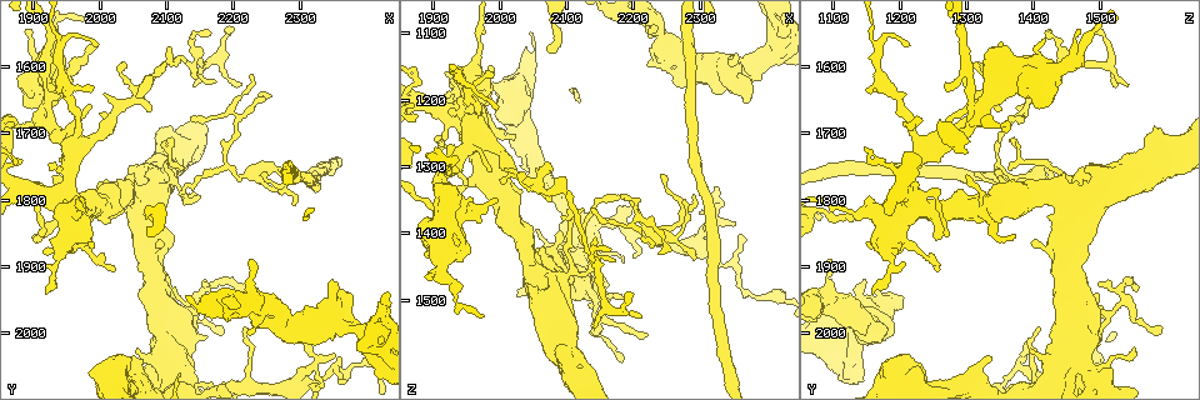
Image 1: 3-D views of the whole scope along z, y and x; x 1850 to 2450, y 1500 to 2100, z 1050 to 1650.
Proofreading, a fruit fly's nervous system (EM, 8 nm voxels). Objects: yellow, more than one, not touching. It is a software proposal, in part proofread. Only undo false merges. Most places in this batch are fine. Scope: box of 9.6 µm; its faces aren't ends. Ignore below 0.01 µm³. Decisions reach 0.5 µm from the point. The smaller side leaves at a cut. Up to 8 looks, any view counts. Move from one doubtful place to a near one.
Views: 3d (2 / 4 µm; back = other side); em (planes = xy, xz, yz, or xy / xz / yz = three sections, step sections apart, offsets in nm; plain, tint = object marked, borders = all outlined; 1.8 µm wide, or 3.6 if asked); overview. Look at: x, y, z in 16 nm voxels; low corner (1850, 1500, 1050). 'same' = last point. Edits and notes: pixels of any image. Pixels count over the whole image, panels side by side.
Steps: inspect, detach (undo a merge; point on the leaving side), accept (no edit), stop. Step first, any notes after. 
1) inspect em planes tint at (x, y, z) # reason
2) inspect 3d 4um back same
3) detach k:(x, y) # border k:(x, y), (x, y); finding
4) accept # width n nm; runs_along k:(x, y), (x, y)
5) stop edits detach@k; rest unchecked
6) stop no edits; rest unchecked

inspect em xz step 8 tint at (1935, 1895, 1185) # thick turns thin

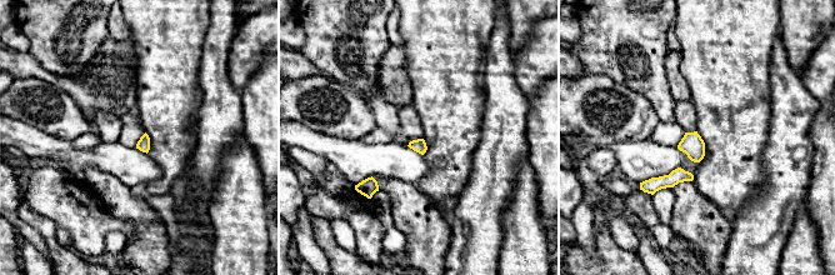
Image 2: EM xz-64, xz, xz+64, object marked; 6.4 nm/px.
inspect em yz step 4 tint same # another direction

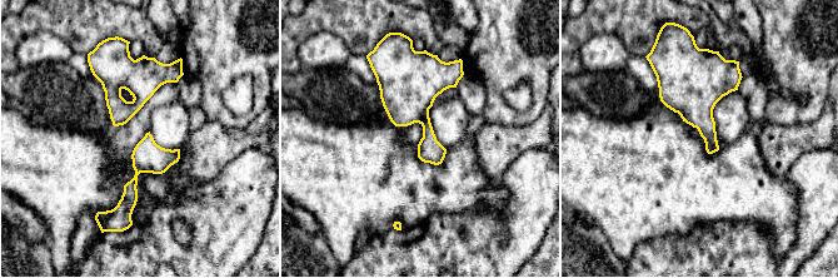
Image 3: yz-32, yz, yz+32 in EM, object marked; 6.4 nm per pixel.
accept # width 160 nm; one neuron here

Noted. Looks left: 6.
inspect 3d 2um at (2030, 2070, 1165)

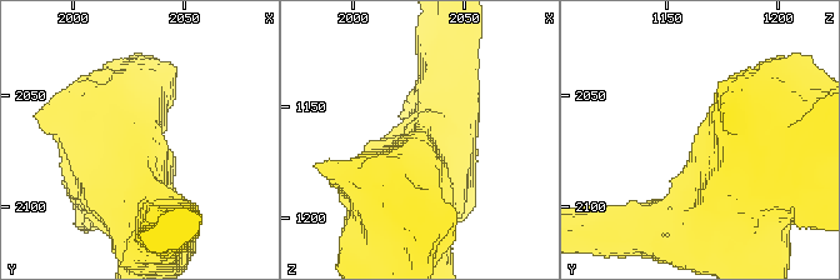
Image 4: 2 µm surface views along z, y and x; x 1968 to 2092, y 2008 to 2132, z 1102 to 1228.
inspect em planes tint at (2029, 2071, 1166)

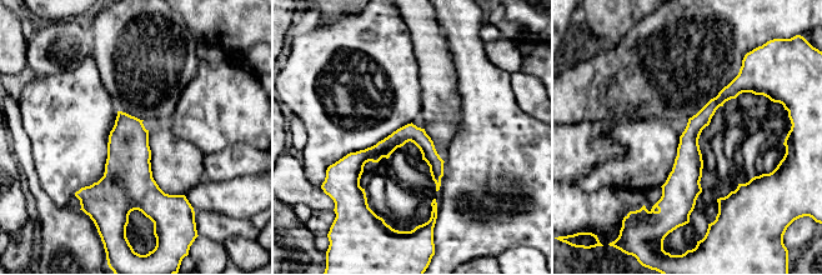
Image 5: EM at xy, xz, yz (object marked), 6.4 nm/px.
accept # runs_along 5:(740, 78), (690, 136), (686, 210); all the same neuron

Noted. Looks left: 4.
inspect 3d 4um at (2220, 2070, 1400) # sharp bend

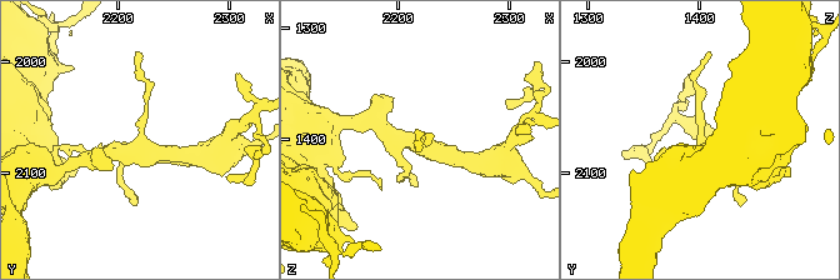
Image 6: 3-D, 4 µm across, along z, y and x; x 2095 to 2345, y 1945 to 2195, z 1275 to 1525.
inspect em 3.6um planes tint at (2222, 2068, 1402)

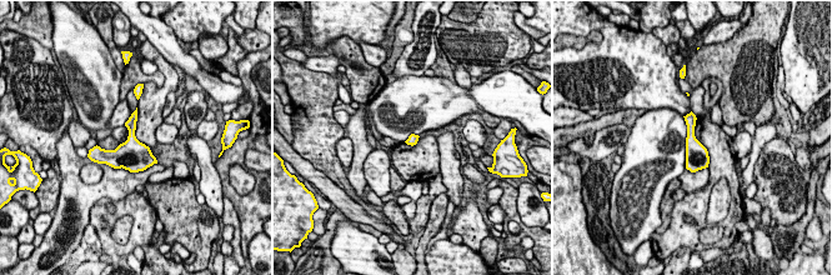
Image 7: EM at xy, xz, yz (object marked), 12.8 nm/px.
accept # all the same neuron

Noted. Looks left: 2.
inspect em planes tint at (1925, 1685, 1310) # thin neck

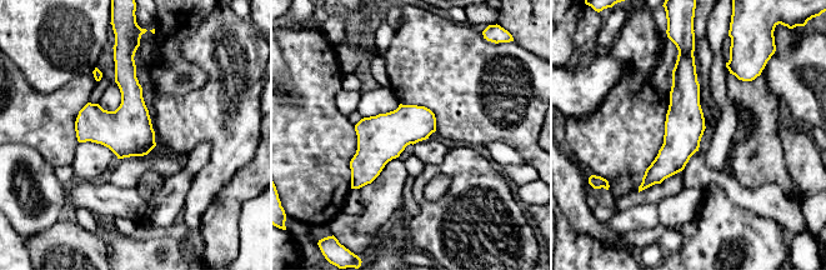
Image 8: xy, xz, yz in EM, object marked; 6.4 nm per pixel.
accept # runs_along 8:(685, 56), (682, 138), (644, 185); all the same neuron

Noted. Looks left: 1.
stop no edits; rest unchecked

